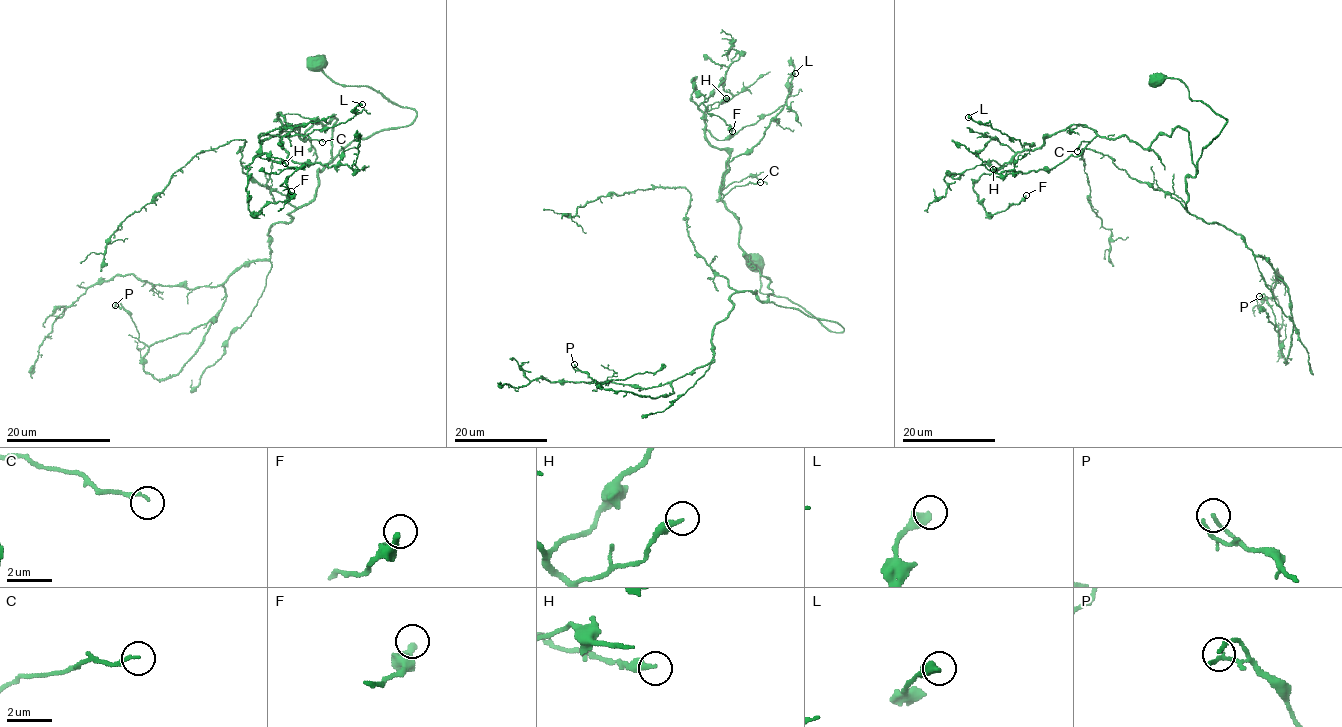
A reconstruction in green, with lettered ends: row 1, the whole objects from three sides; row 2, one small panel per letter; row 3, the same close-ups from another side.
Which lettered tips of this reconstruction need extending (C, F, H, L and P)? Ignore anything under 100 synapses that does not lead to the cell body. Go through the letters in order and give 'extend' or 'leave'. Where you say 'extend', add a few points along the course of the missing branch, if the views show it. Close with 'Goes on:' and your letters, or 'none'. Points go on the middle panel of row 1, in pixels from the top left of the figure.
C: leave
F: leave
H: leave
L: leave
P: leave
Goes on: none

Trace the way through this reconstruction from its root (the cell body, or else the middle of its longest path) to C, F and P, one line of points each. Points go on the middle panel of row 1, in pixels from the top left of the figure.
C: (755, 261), (762, 293), (844, 329), (768, 300), (769, 280), (743, 256), (740, 224), (722, 200), (760, 182)
F: (755, 261), (762, 293), (844, 329), (768, 300), (720, 199), (729, 154), (705, 136), (693, 78), (732, 131)
P: (755, 261), (762, 293), (844, 329), (735, 291), (712, 332), (713, 359), (672, 394), (602, 389), (574, 364)

